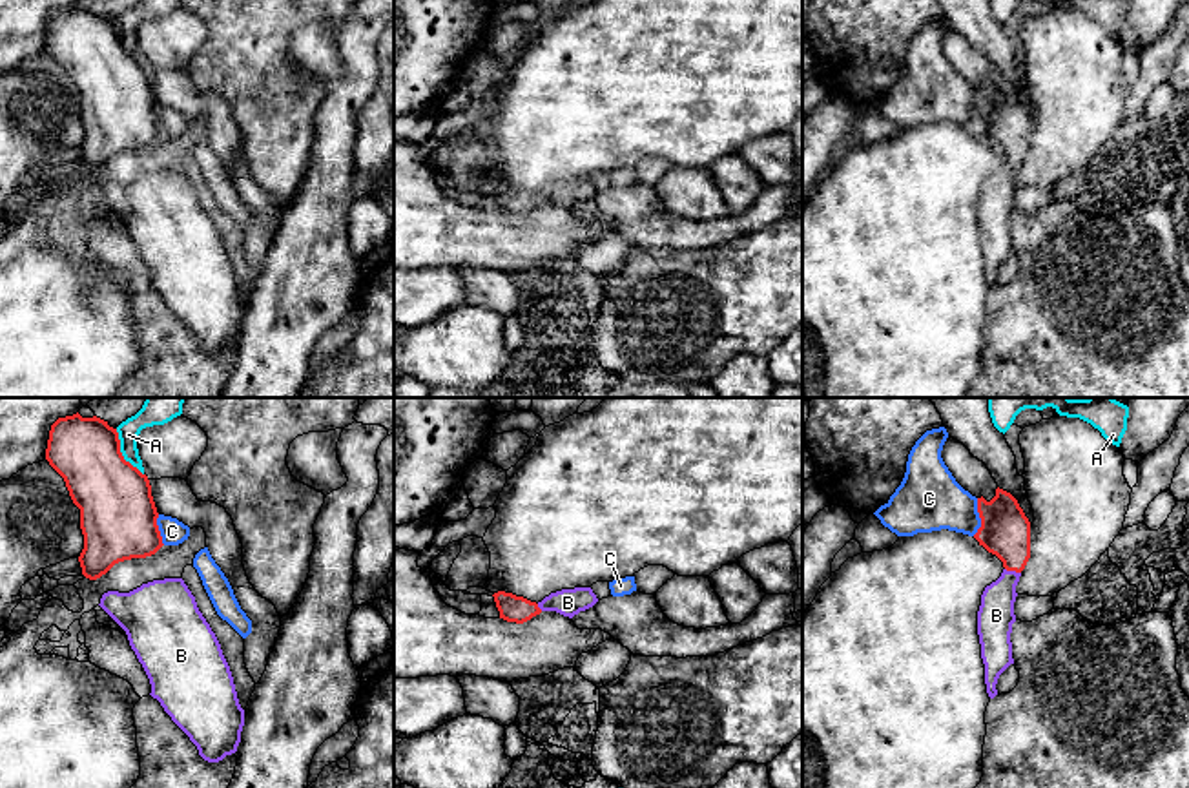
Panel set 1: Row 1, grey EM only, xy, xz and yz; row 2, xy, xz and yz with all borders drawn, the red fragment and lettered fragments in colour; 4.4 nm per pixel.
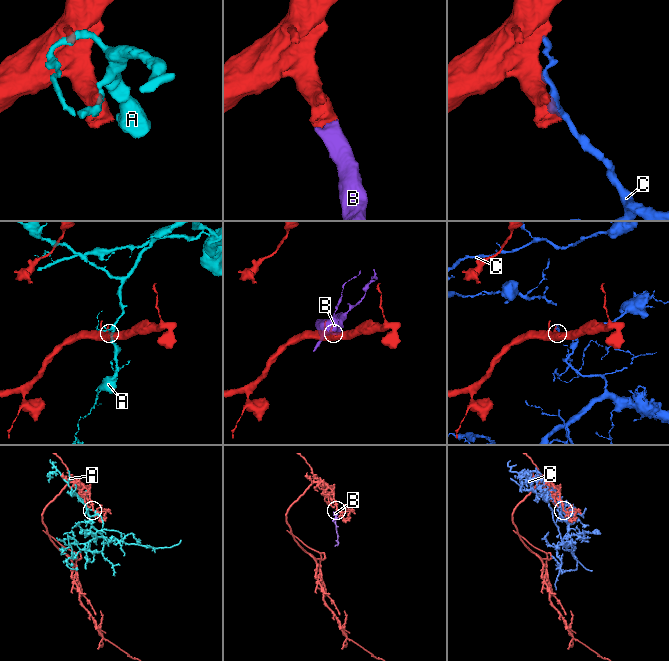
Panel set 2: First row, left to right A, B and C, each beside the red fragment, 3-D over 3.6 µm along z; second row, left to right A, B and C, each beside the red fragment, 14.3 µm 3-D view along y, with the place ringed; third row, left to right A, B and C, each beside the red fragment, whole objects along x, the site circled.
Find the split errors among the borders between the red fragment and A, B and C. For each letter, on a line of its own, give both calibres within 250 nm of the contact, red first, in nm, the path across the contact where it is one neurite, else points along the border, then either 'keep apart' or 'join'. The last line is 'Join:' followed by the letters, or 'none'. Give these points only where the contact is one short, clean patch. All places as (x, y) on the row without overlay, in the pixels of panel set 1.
A: 320 nm thick on the red side, 90 nm on the other; keep apart
B: 220 nm thick on the red side, 160 nm on the other; runs through yz (1005, 123), (1013, 137), (1013, 161), (998, 190), (996, 207); join
C: 220 nm thick on the red side, 280 nm on the other; keep apart
Join: B

